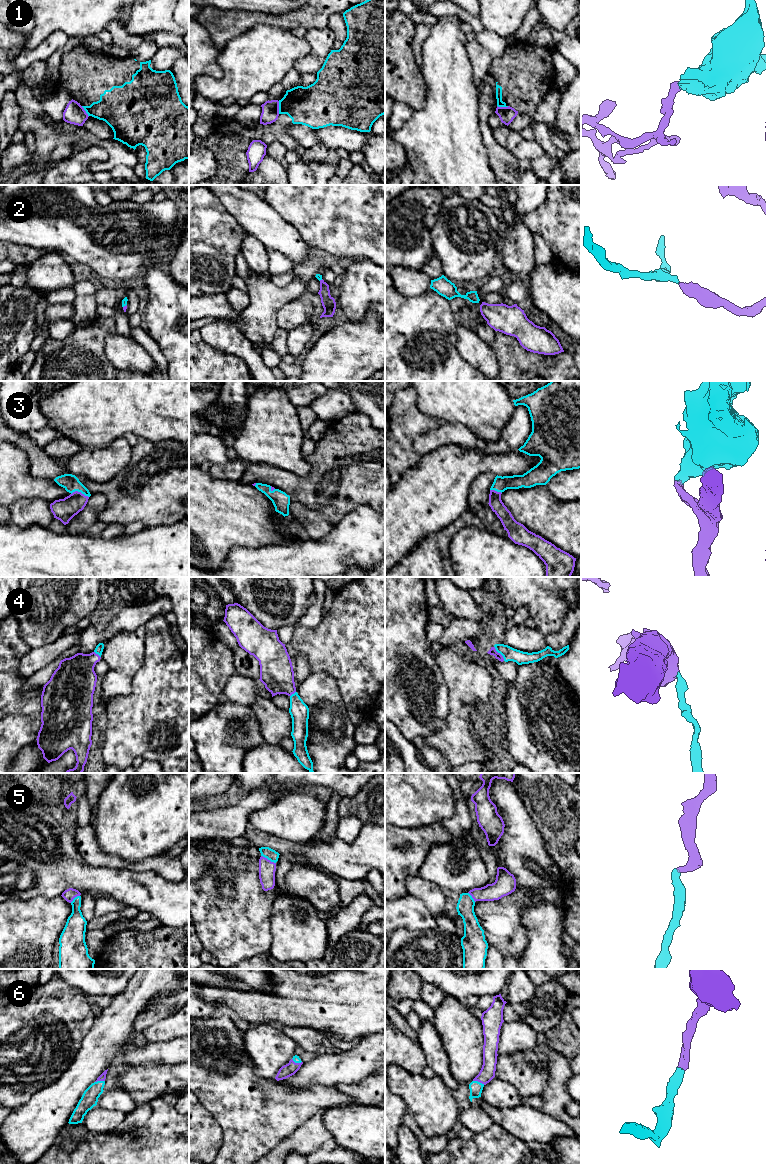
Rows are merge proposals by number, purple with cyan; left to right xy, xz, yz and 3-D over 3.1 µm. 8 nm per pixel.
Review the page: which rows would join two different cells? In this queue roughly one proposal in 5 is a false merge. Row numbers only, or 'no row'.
1

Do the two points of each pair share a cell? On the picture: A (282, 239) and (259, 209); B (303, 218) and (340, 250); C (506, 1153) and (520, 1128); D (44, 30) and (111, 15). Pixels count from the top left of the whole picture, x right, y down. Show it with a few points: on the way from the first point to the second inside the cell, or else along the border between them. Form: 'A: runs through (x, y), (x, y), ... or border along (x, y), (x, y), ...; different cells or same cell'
A: runs through (274, 232), (259, 217); same cell
B: runs through (312, 222), (331, 241); same cell
C: border along (495, 1123), (523, 1141), (538, 1142); different cells
D: runs through (61, 15), (94, 15); same cell

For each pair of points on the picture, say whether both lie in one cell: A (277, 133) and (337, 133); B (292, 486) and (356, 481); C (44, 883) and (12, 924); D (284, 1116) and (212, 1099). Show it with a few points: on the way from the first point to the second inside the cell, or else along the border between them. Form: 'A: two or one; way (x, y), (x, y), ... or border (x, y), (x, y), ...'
A: two; border (338, 125), (327, 125), (315, 129)
B: one; way (308, 486), (335, 486), (340, 482)
C: two; border (55, 896), (10, 899)
D: one; way (266, 1112), (253, 1112), (238, 1099), (230, 1099)

